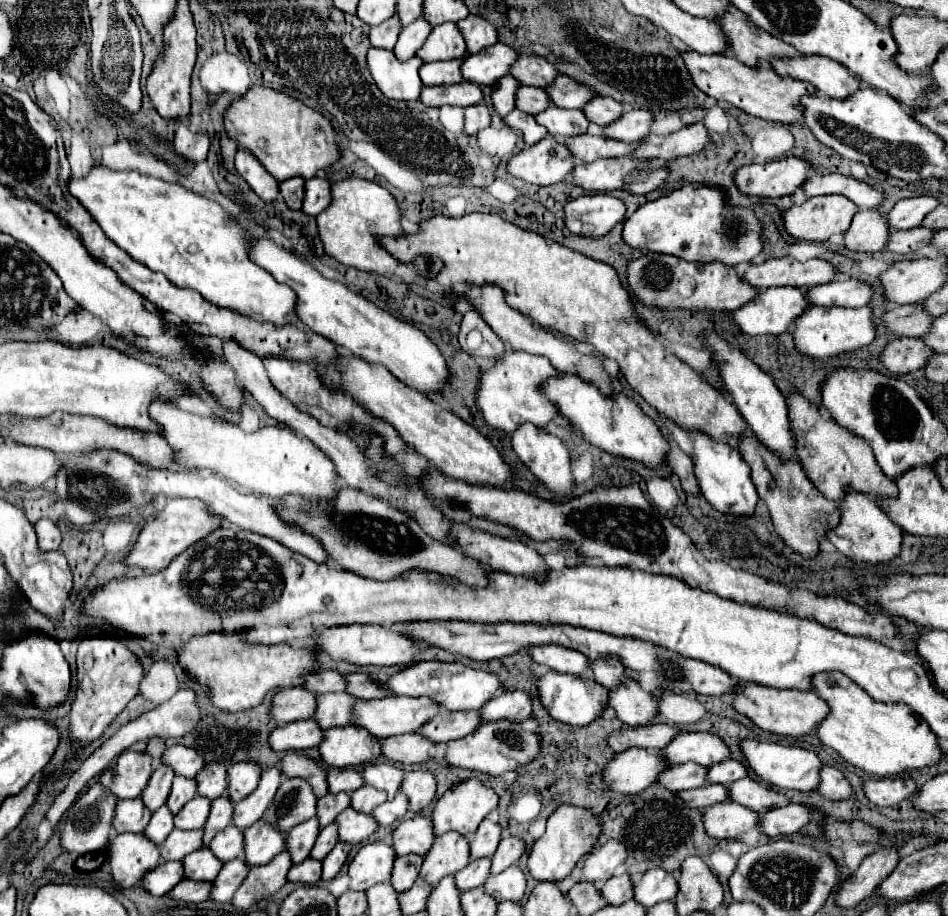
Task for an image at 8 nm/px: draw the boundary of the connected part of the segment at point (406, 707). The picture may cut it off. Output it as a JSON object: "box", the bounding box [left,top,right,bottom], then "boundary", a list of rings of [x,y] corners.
{"box":[353,697,439,739],"boundary":[[[385,697],[385,699],[375,699],[375,701],[359,701],[355,705],[355,717],[353,725],[363,727],[371,731],[377,739],[387,739],[403,733],[415,733],[419,727],[423,727],[429,719],[433,719],[439,711],[439,705],[433,699],[427,697]]]}

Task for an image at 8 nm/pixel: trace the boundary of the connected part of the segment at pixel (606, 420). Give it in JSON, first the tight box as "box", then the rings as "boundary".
{"box":[541,373,667,467],"boundary":[[[559,373],[557,377],[543,381],[541,391],[561,411],[561,415],[569,421],[569,425],[575,431],[579,431],[583,439],[589,441],[591,445],[611,455],[641,461],[647,467],[655,467],[665,461],[667,443],[653,425],[653,419],[641,411],[639,403],[633,397],[627,397],[621,391],[605,395],[601,393],[599,387],[595,387],[595,383],[585,381],[577,373]]]}

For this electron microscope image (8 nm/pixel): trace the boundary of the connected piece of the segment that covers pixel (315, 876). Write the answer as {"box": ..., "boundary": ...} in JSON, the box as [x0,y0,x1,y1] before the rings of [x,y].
{"box":[289,857,321,885],"boundary":[[[307,857],[303,863],[297,863],[291,867],[289,881],[297,881],[297,883],[307,883],[307,885],[315,885],[317,881],[321,881],[321,861]]]}

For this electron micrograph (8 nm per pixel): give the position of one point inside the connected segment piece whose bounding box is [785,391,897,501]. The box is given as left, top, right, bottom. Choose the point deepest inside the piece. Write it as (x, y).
(833, 458)

